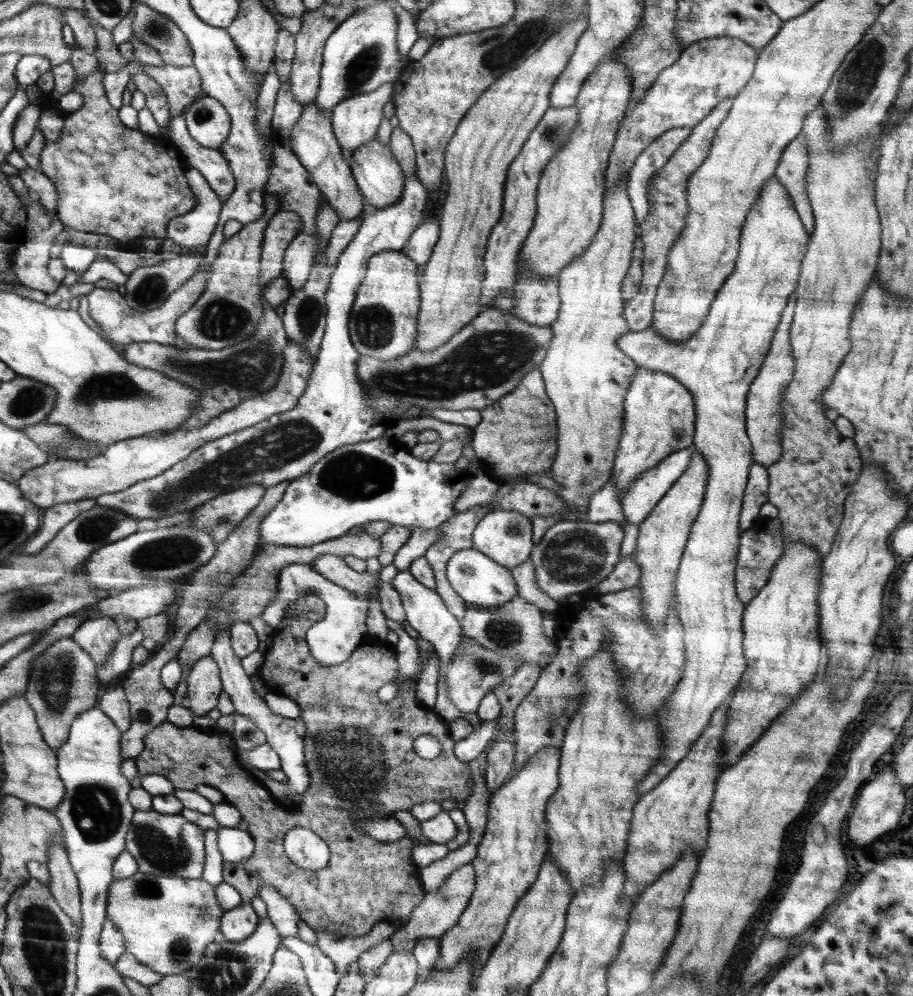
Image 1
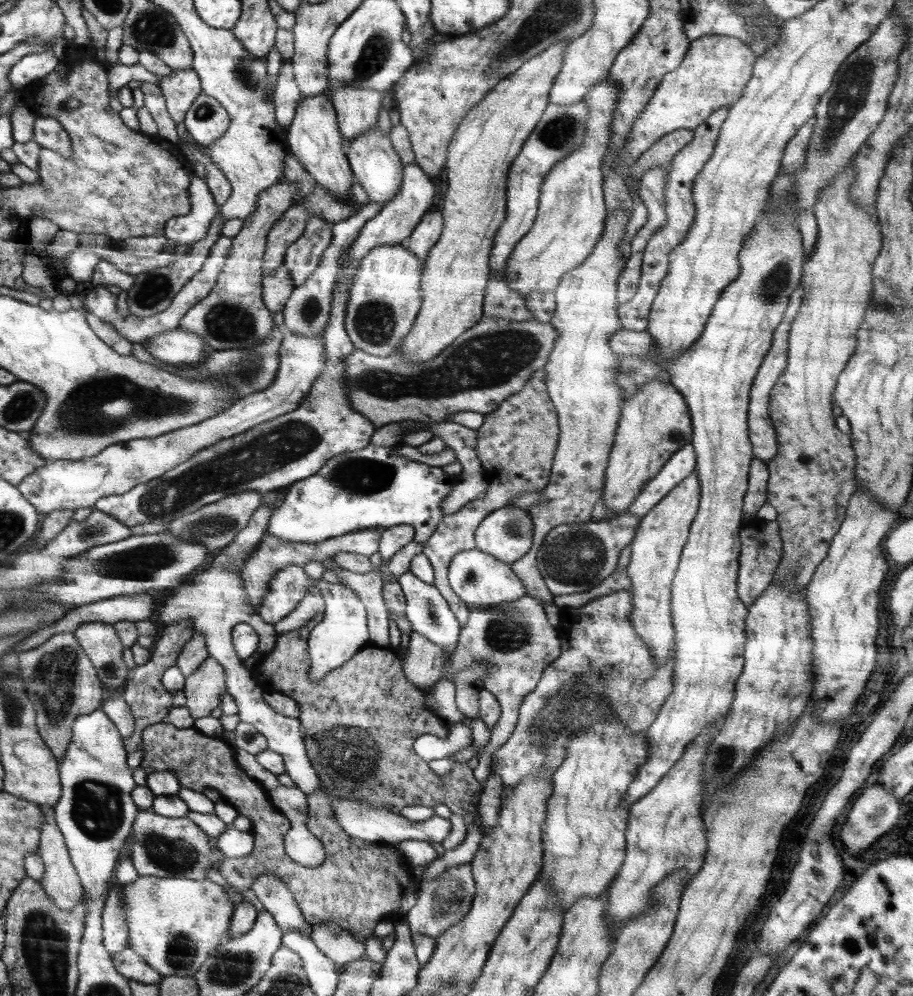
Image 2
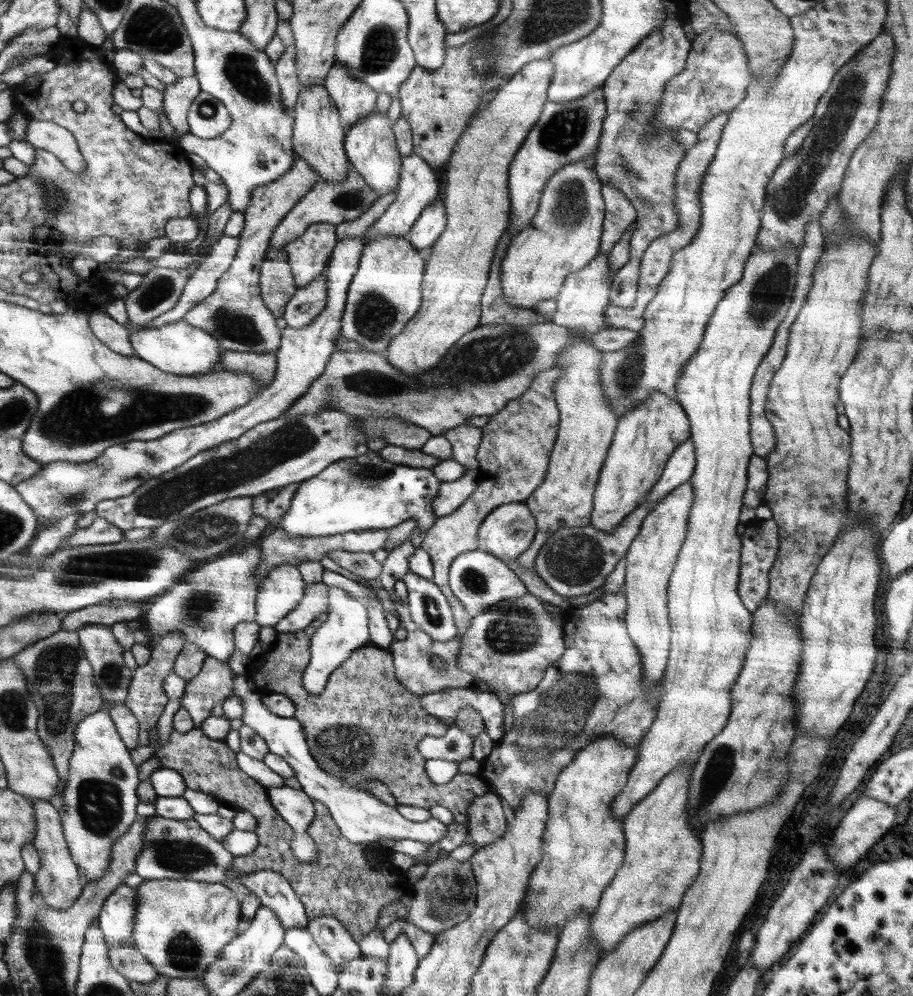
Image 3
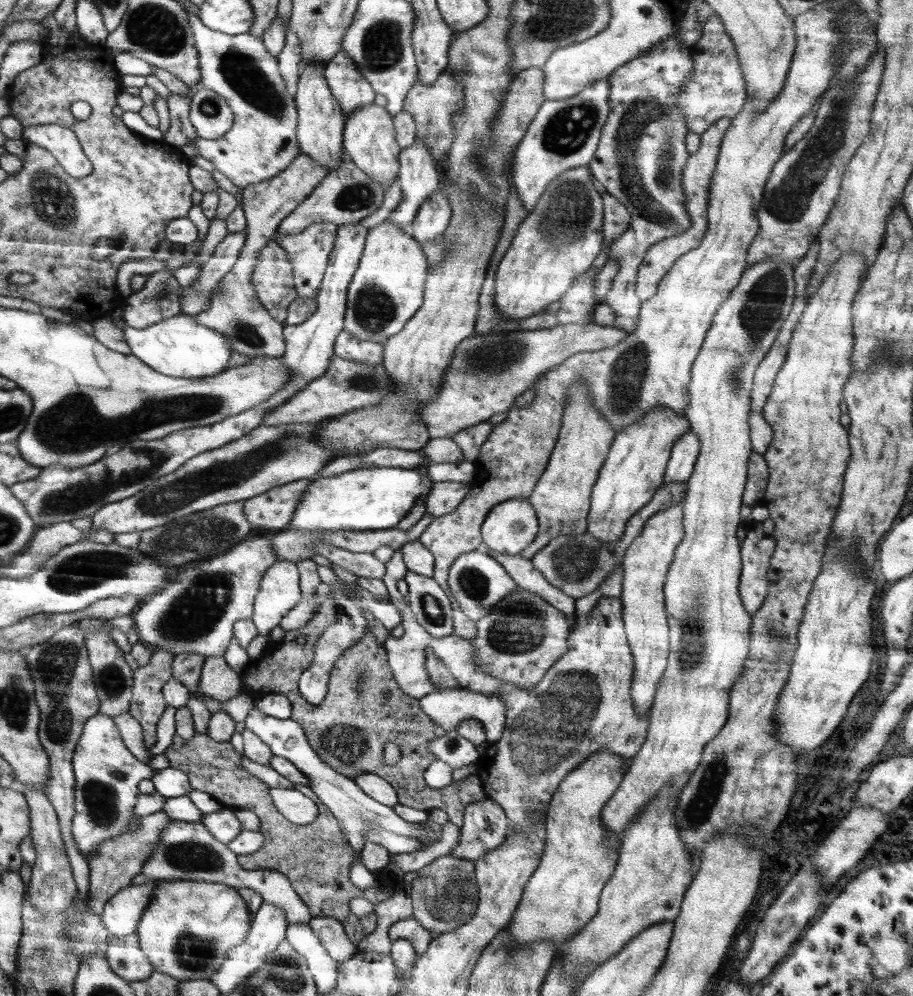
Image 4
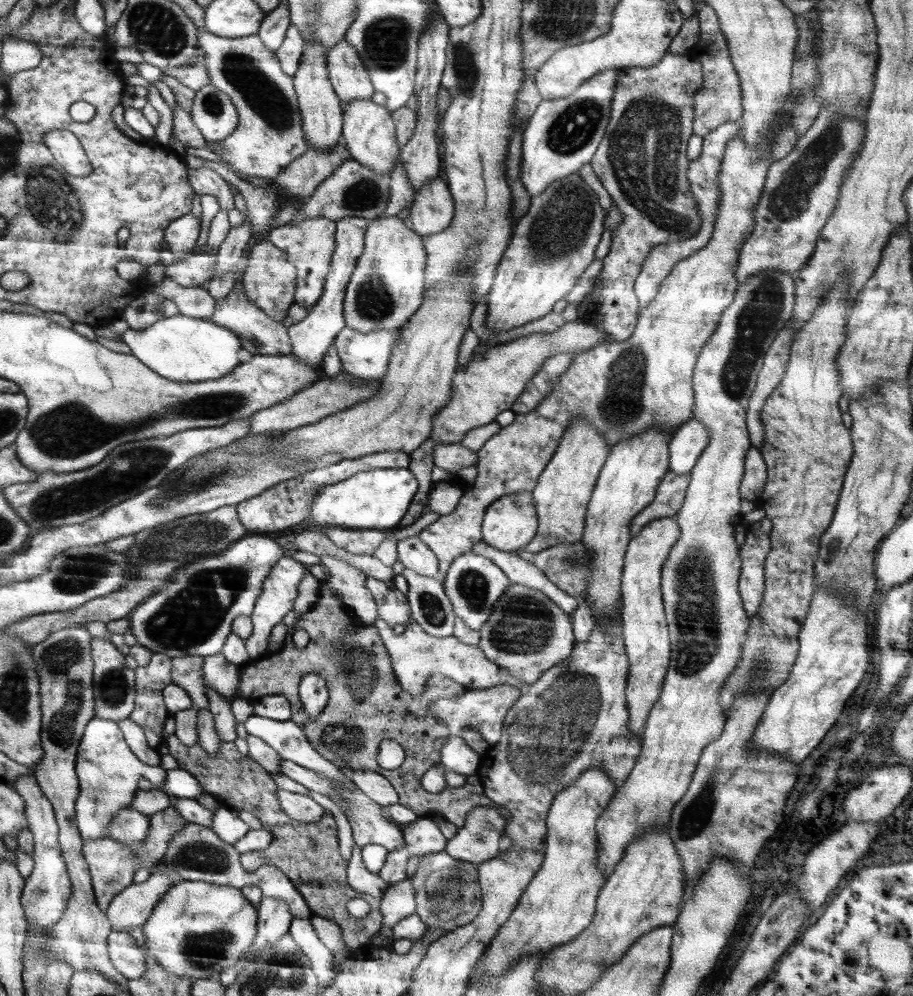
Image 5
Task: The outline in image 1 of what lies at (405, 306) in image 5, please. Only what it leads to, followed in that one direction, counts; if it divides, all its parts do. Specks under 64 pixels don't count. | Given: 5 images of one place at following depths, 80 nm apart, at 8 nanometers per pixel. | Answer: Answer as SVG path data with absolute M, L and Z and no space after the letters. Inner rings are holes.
M386 249L368 259L364 282L348 319L353 347L361 355L391 361L413 349L421 303L417 269L418 265L401 251Z

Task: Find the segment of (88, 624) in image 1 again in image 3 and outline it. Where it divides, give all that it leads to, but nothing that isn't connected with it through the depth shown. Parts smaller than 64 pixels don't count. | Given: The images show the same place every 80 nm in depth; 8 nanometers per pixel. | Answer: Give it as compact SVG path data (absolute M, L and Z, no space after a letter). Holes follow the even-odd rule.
M86 624L77 632L83 649L92 658L92 669L96 670L96 682L100 682L103 709L112 705L126 704L132 672L124 664L122 646L112 636L108 625Z

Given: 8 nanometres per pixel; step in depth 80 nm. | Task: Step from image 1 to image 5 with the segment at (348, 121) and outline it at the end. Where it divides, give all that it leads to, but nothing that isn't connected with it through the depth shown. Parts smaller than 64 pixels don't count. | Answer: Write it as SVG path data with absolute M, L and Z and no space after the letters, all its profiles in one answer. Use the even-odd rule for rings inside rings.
M345 36L326 53L328 78L342 104L356 99L371 100L375 90L368 71Z

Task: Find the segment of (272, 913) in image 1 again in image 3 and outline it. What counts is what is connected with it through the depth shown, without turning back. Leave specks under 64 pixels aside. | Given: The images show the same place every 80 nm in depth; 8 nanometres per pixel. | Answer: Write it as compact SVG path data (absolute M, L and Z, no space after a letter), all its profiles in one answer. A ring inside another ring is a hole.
M259 870L242 875L237 882L245 886L250 893L254 893L260 899L261 906L272 909L285 930L292 927L308 926L310 920L306 918L305 904L298 898L290 883L280 873L273 870Z

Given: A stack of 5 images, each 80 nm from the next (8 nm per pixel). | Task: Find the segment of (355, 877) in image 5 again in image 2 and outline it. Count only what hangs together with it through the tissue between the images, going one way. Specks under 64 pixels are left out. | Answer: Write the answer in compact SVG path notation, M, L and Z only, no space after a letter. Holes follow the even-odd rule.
M206 565L198 570L192 577L177 588L176 594L169 594L164 602L154 612L154 619L162 628L172 625L173 622L189 620L194 633L200 632L207 640L210 657L224 668L224 680L227 682L226 693L234 698L238 706L238 716L242 722L251 724L256 730L267 738L267 749L281 754L286 768L286 775L292 778L304 794L310 795L319 792L318 776L310 764L307 755L305 740L300 732L298 718L284 716L272 710L263 700L263 692L258 689L256 680L251 672L243 666L242 660L237 656L232 644L232 631L239 622L252 624L256 630L264 630L272 642L277 643L279 633L264 622L260 615L251 609L245 586L241 577L241 570L232 567L212 567ZM344 796L344 799L342 797L332 797L331 805L336 820L348 836L379 845L395 845L408 840L442 843L444 838L450 834L452 828L449 819L444 819L438 815L431 816L428 820L422 822L416 822L399 815L392 809L371 807L360 799L352 799L346 796Z

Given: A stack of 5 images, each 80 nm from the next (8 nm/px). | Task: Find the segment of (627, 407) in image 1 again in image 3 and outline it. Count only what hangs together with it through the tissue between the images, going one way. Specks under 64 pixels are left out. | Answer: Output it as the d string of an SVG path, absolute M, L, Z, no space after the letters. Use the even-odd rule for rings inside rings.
M653 392L634 410L618 421L610 448L594 491L594 504L589 522L596 530L612 532L641 502L658 482L674 449L690 439L687 414L677 400Z

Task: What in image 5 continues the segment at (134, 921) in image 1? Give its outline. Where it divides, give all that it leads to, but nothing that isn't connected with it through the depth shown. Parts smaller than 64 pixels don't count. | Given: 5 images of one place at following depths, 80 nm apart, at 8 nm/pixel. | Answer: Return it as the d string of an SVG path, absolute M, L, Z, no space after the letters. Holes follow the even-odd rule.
M182 881L169 887L158 901L152 915L144 923L146 952L170 972L195 979L216 978L223 970L234 966L245 950L252 946L256 938L257 908L242 894L240 889L216 885L204 881Z

